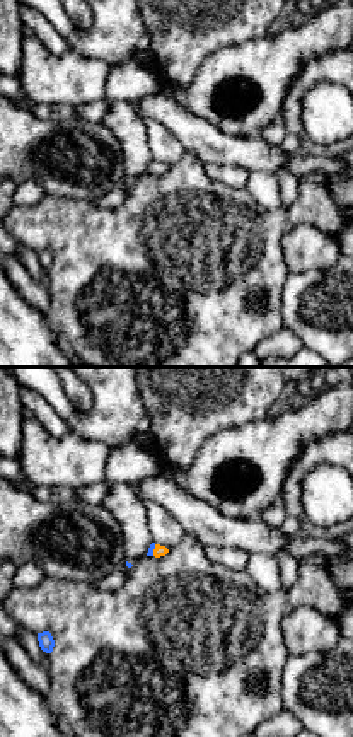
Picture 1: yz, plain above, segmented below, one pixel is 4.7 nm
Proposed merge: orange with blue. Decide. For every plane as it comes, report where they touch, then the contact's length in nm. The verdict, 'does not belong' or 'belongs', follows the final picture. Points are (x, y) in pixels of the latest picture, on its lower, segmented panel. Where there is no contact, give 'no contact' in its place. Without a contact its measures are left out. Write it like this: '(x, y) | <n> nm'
(154, 550) | 60 nm

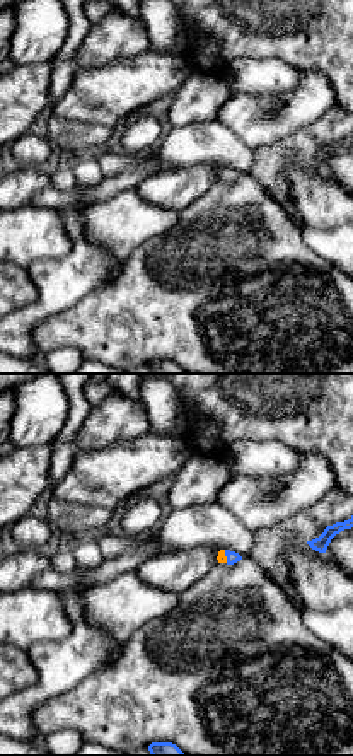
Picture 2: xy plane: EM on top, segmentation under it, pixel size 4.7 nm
(225, 557) | 70 nm

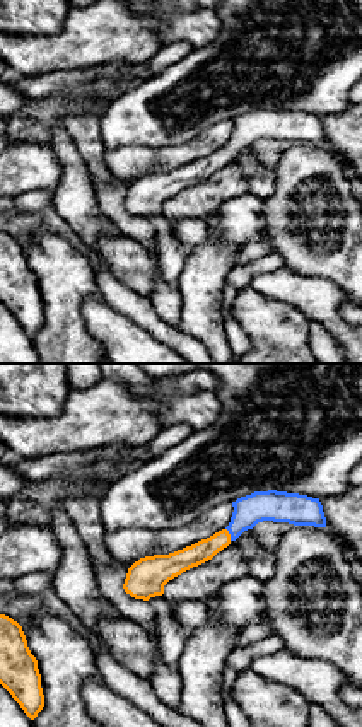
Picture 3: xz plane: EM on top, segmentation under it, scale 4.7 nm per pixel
(229, 535) | 70 nm

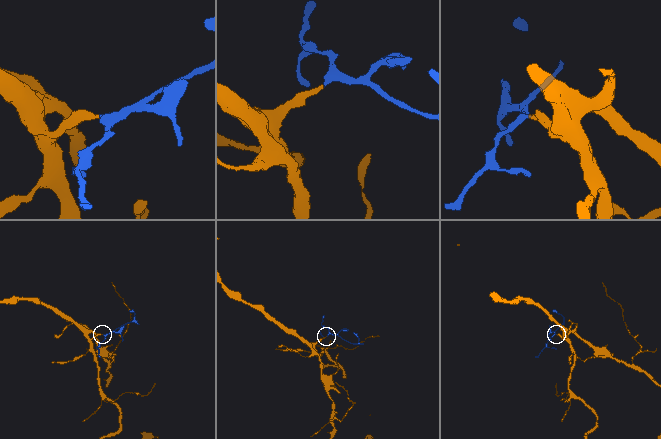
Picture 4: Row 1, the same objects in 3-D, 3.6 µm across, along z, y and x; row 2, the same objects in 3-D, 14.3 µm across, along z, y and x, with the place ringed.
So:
belongs

